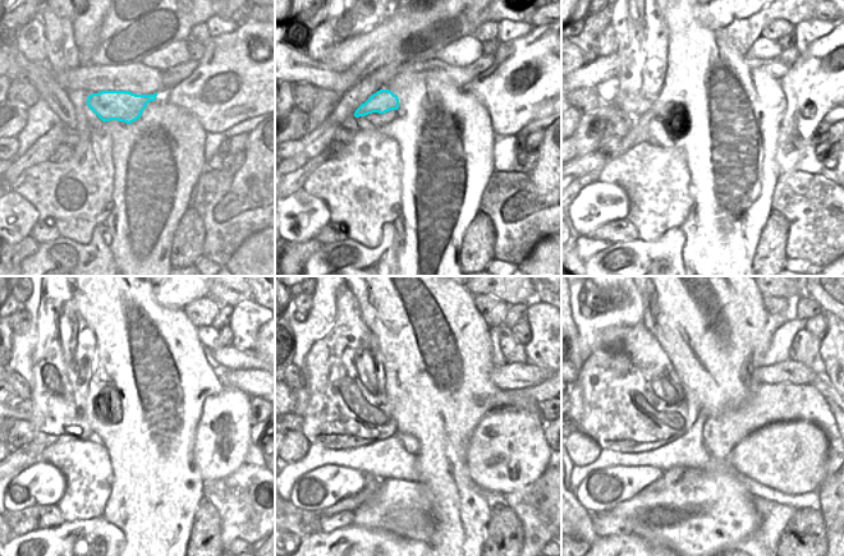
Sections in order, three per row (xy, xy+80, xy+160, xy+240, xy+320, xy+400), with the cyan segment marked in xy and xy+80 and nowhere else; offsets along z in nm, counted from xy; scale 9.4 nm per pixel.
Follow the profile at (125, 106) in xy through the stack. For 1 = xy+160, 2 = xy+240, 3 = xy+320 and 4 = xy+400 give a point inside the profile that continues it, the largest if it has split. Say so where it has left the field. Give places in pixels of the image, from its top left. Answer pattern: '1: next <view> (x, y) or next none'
1: next xy+160 (640, 132)
2: next xy+240 (19, 456)
3: next none
4: next none

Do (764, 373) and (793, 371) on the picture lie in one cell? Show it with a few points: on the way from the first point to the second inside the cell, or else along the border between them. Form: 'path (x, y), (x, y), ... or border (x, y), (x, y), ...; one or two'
path (771, 373), (785, 372); one

